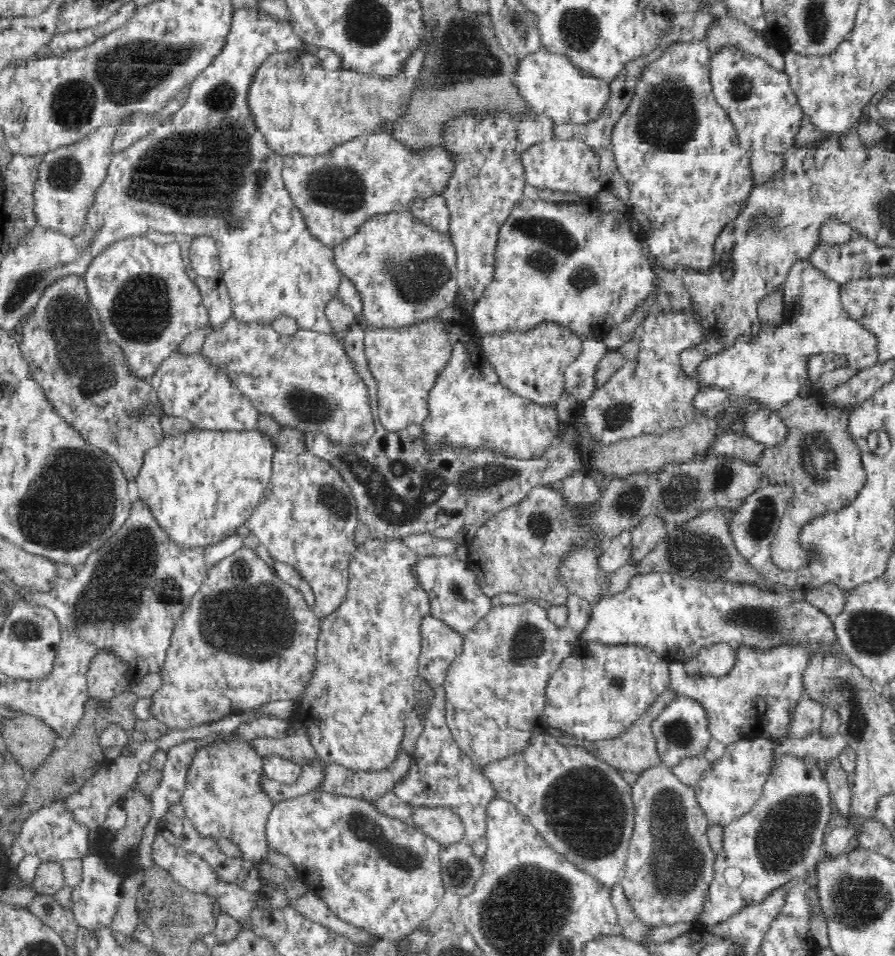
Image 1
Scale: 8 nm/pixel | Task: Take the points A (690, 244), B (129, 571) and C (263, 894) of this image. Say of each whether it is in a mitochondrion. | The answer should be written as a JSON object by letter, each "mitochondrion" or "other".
{"A":"other","B":"mitochondrion","C":"other"}

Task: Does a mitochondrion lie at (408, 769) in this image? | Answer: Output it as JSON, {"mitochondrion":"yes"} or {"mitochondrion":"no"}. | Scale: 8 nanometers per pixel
{"mitochondrion":"no"}

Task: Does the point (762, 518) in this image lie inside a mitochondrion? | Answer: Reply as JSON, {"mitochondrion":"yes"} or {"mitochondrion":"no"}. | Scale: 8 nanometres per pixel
{"mitochondrion":"yes"}

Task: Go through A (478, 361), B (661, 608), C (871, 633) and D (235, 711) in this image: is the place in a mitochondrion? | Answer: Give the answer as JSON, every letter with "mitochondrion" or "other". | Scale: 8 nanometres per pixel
{"A":"other","B":"other","C":"mitochondrion","D":"other"}

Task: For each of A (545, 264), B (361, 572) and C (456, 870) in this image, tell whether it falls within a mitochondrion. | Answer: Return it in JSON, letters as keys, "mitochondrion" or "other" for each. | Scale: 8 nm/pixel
{"A":"mitochondrion","B":"other","C":"mitochondrion"}

